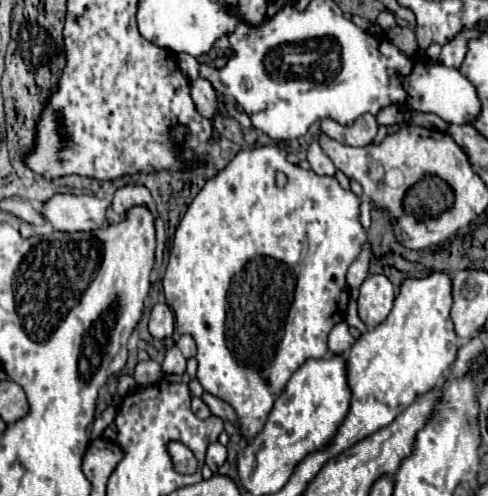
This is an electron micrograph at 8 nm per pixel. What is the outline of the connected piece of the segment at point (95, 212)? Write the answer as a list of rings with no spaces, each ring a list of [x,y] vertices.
[[[59,193],[43,205],[43,213],[57,231],[95,231],[99,227],[109,225],[109,205],[111,203],[107,203],[107,199],[91,195],[77,197],[69,193]]]

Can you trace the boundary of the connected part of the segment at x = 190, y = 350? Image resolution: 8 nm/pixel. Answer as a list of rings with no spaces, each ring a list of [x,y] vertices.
[[[181,335],[181,339],[179,339],[177,347],[181,349],[181,353],[183,353],[187,359],[195,355],[195,341],[193,341],[189,335]]]

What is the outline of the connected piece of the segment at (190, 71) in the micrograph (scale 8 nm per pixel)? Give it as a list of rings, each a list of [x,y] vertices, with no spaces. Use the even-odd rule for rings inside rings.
[[[179,53],[179,65],[181,65],[181,69],[185,71],[185,75],[187,75],[189,79],[197,79],[197,77],[199,77],[199,61],[193,59],[191,55]]]

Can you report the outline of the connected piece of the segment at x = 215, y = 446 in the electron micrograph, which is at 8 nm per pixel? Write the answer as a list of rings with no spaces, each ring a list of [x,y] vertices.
[[[217,441],[217,443],[211,443],[209,449],[207,449],[207,465],[213,473],[217,473],[217,469],[225,463],[227,459],[227,449]]]

